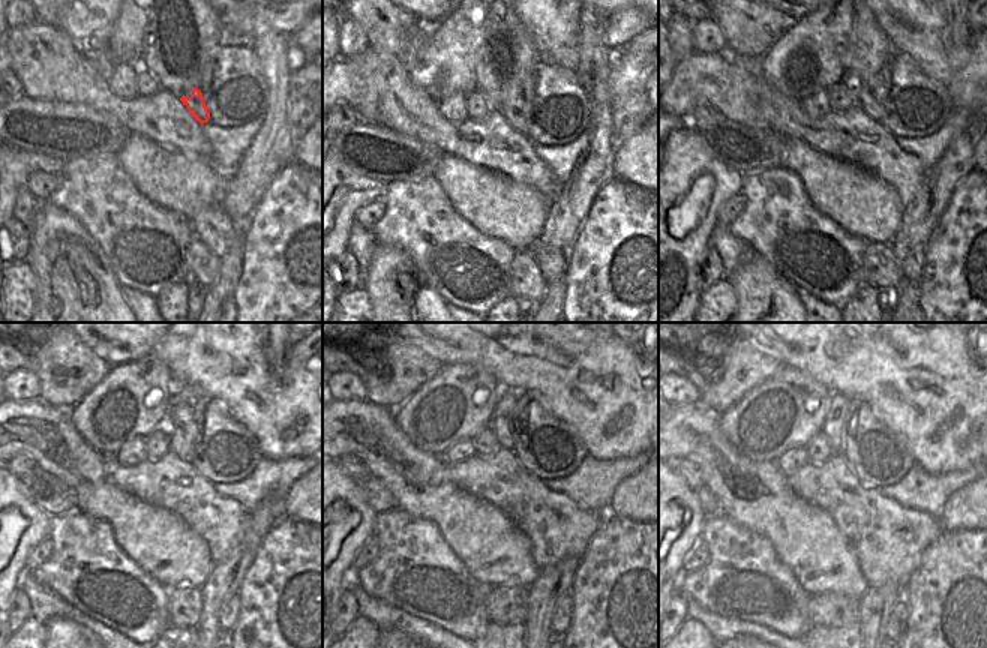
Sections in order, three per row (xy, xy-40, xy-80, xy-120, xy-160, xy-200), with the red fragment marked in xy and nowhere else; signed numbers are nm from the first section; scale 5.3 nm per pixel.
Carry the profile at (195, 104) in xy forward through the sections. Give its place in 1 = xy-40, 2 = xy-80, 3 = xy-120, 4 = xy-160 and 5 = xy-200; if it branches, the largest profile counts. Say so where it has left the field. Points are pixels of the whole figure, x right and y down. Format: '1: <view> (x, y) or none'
1: xy-40 (525, 105)
2: xy-80 (855, 104)
3: xy-120 (179, 444)
4: xy-160 (500, 423)
5: xy-200 (834, 426)

